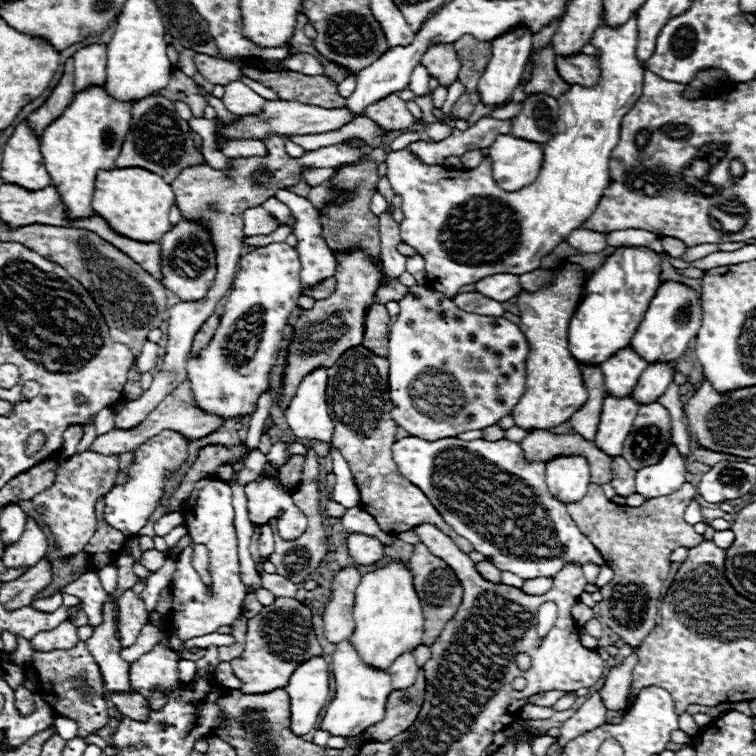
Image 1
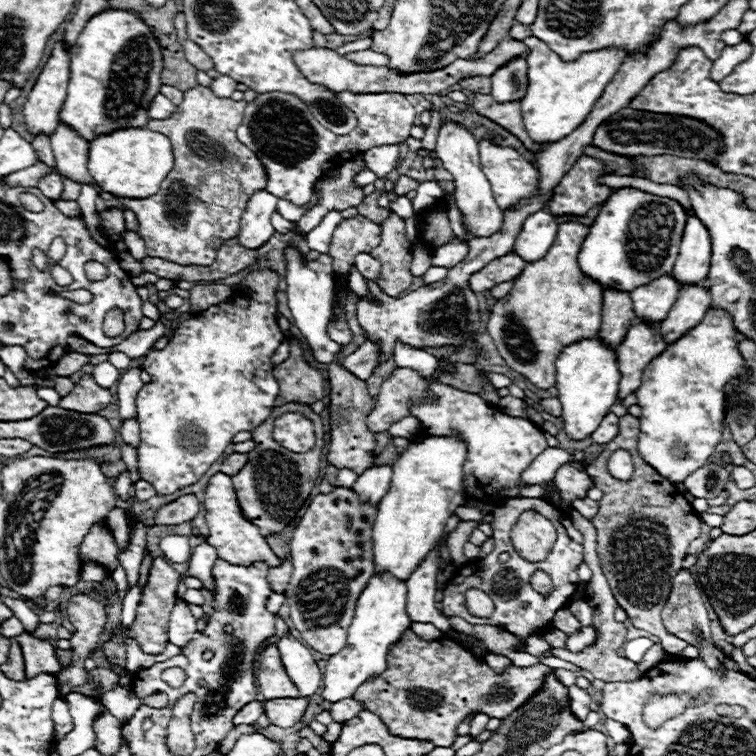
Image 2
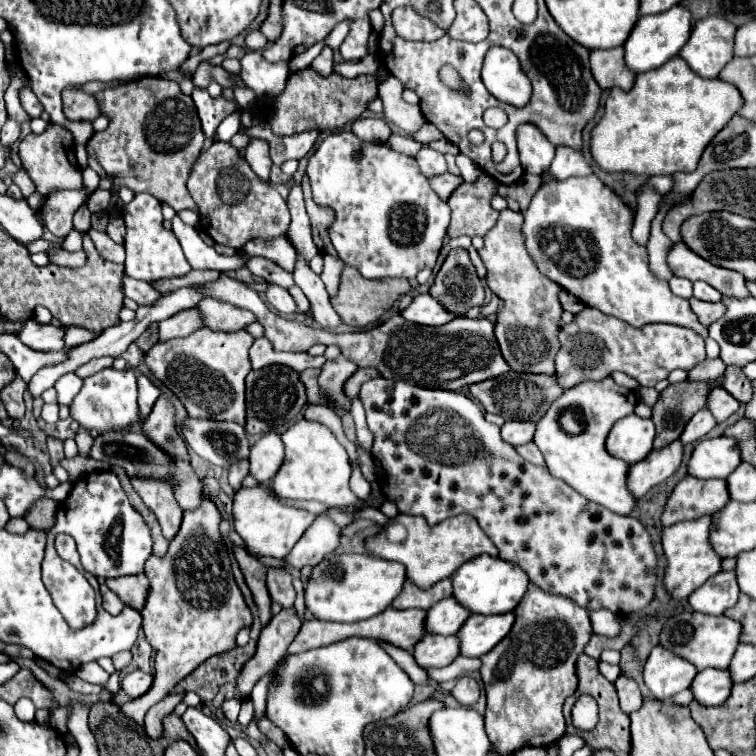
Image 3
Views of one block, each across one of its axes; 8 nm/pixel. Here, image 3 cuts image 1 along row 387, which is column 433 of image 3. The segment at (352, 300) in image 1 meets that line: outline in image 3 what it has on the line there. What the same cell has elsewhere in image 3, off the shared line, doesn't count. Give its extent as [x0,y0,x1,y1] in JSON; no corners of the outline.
[430,248,484,318]

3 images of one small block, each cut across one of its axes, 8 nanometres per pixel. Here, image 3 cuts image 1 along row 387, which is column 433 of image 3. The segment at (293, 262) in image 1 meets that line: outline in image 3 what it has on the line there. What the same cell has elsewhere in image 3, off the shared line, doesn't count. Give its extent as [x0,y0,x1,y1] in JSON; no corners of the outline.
[306,130,450,280]

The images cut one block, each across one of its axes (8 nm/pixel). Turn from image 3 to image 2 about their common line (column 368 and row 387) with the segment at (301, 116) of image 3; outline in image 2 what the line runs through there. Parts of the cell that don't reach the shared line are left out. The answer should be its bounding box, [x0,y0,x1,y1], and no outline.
[58,376,114,414]

